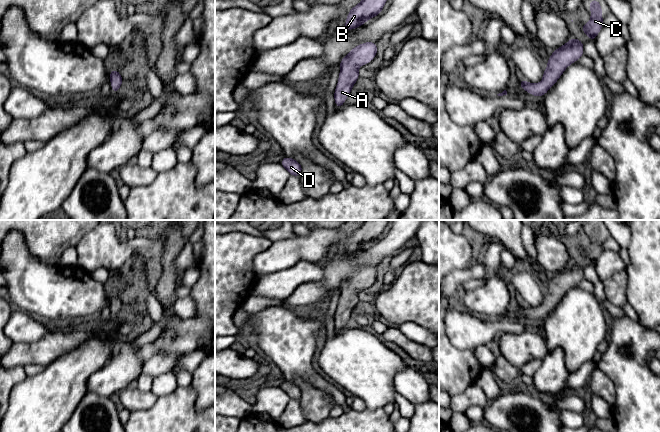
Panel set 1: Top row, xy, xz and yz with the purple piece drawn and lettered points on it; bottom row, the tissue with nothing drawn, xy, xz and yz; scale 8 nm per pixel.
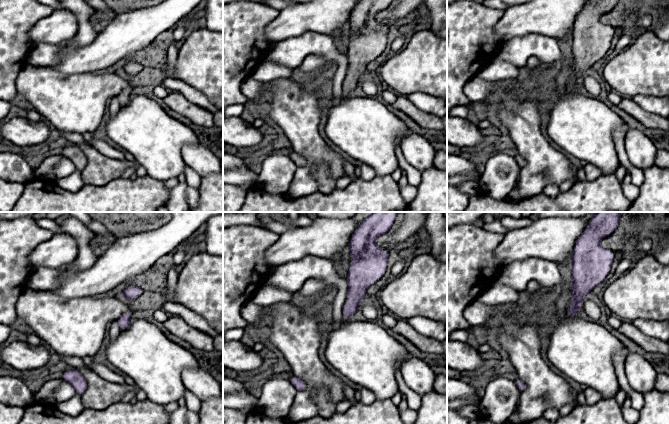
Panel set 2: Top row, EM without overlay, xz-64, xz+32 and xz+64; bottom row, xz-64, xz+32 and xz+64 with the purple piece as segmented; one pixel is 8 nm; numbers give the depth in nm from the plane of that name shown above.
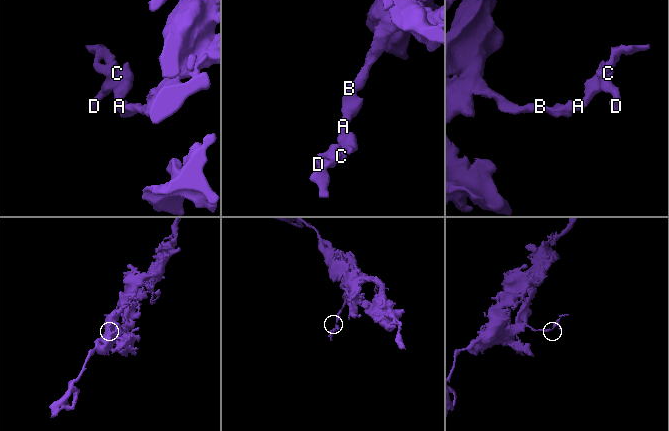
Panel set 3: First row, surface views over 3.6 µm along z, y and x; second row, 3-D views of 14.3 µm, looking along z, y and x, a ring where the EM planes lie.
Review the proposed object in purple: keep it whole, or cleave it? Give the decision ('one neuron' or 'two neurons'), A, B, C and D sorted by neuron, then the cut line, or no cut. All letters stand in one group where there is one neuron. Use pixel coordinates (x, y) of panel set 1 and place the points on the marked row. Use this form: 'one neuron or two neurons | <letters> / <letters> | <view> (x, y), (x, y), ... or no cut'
one neuron | A B C D | no cut

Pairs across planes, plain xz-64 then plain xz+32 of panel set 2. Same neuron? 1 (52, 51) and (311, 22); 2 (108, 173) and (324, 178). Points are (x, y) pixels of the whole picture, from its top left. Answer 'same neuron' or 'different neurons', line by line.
1: different neurons
2: same neuron

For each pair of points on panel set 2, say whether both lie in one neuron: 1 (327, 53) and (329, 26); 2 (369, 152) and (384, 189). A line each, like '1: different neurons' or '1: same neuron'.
1: different neurons
2: different neurons

